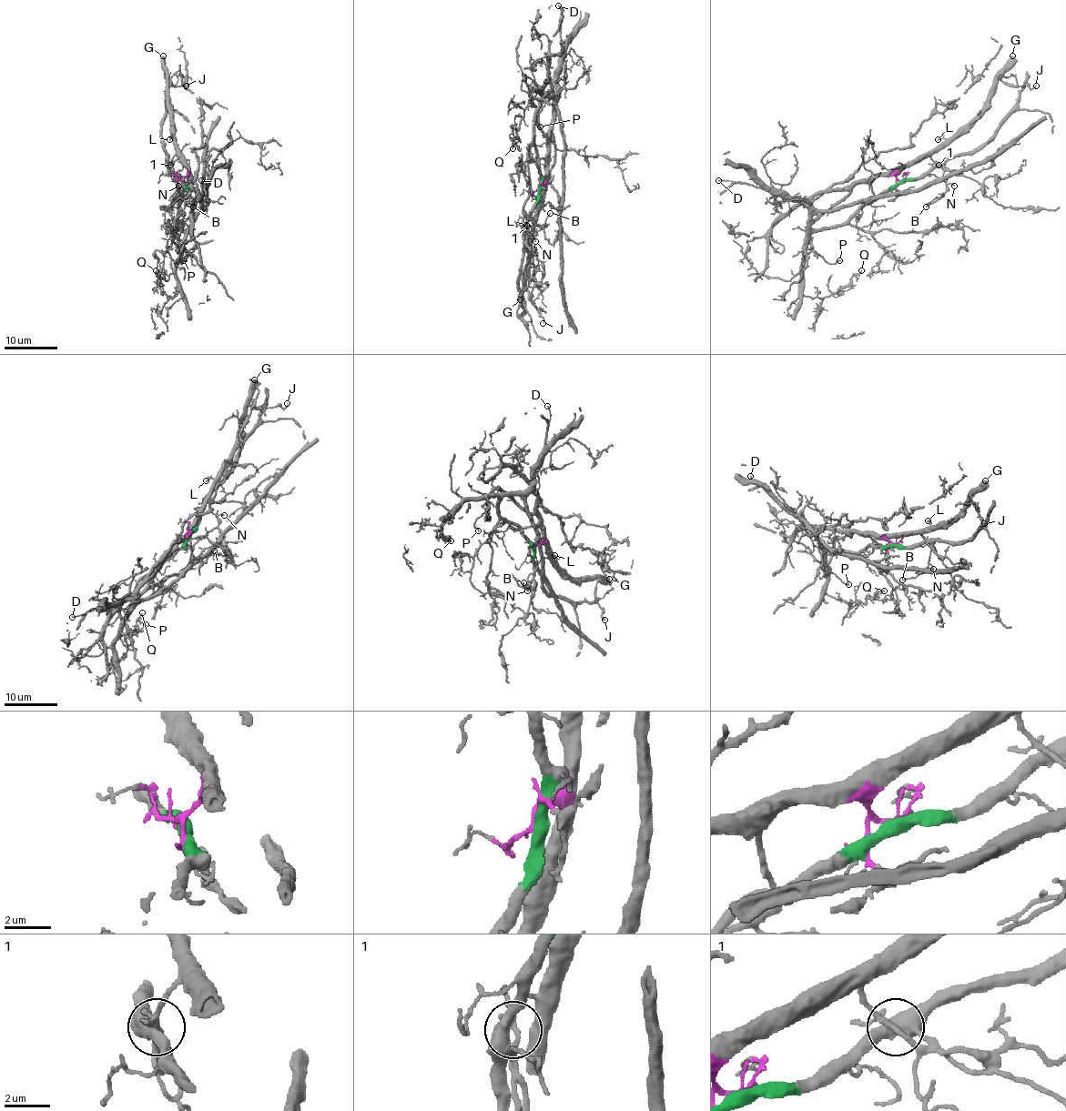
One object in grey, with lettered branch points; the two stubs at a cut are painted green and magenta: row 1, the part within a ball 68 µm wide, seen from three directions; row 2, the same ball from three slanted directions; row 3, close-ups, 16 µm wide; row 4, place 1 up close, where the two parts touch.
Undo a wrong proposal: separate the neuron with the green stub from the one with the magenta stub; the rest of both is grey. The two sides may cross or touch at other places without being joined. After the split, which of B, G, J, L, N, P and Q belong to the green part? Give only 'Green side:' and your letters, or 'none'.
Green side: Q

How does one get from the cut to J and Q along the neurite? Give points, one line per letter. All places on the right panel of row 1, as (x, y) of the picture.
J: (901, 181), (896, 176), (902, 170), (942, 149), (968, 124), (999, 81), (1030, 89), (1036, 85)
Q: (901, 181), (872, 196), (844, 224), (822, 227), (809, 236), (802, 293), (822, 298), (838, 294), (861, 270)

